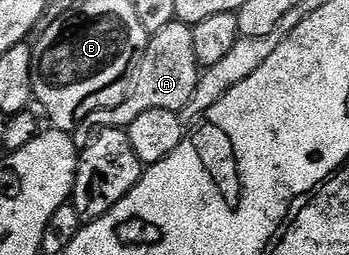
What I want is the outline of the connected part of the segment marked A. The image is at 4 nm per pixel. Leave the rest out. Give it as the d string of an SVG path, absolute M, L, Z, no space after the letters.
M175 21L172 25L164 25L160 33L150 36L150 43L136 67L138 80L134 83L134 91L127 94L126 98L117 107L108 107L104 111L93 111L86 118L85 126L93 129L107 127L127 128L140 113L148 113L148 109L168 109L180 112L184 105L188 105L192 93L196 93L196 85L200 68L196 61L196 52L192 46L193 27L186 23Z

